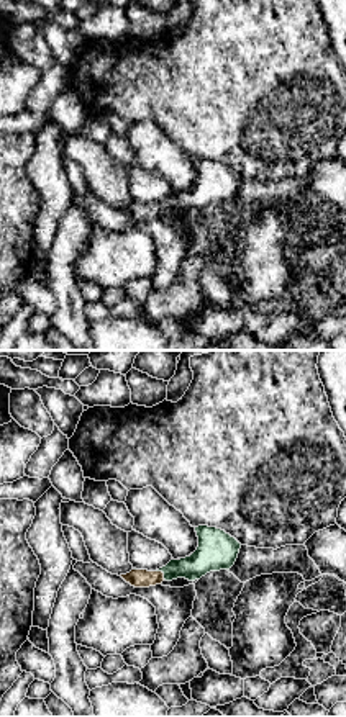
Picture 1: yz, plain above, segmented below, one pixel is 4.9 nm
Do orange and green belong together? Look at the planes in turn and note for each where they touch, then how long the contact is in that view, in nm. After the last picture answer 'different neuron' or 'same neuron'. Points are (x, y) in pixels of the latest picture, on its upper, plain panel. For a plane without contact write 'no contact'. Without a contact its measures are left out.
contact (163, 207); length 60 nm

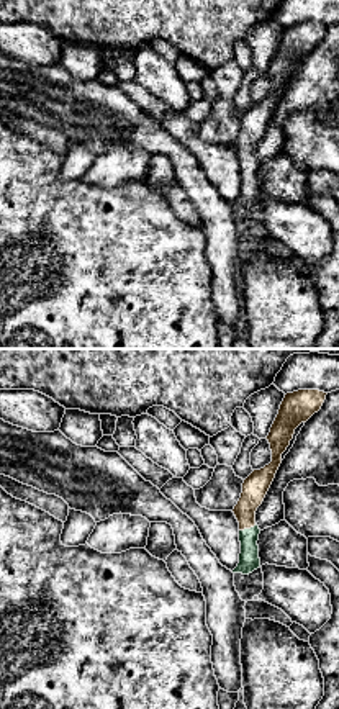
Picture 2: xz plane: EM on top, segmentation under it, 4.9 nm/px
contact (248, 161); length 90 nm

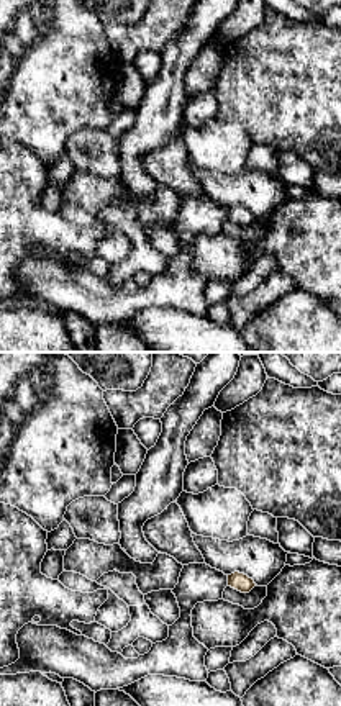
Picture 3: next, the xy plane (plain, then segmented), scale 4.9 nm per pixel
no contact

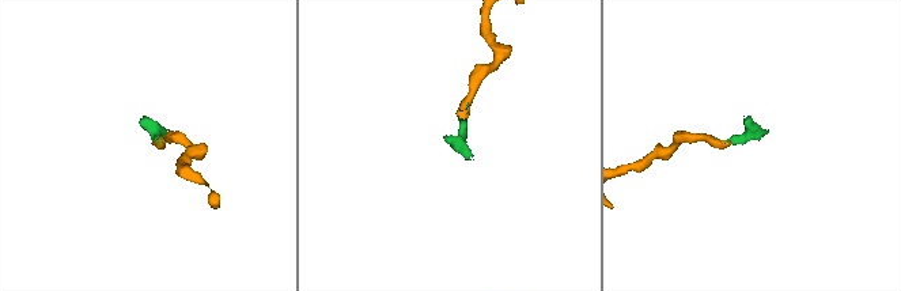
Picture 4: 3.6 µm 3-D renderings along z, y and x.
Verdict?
same neuron

